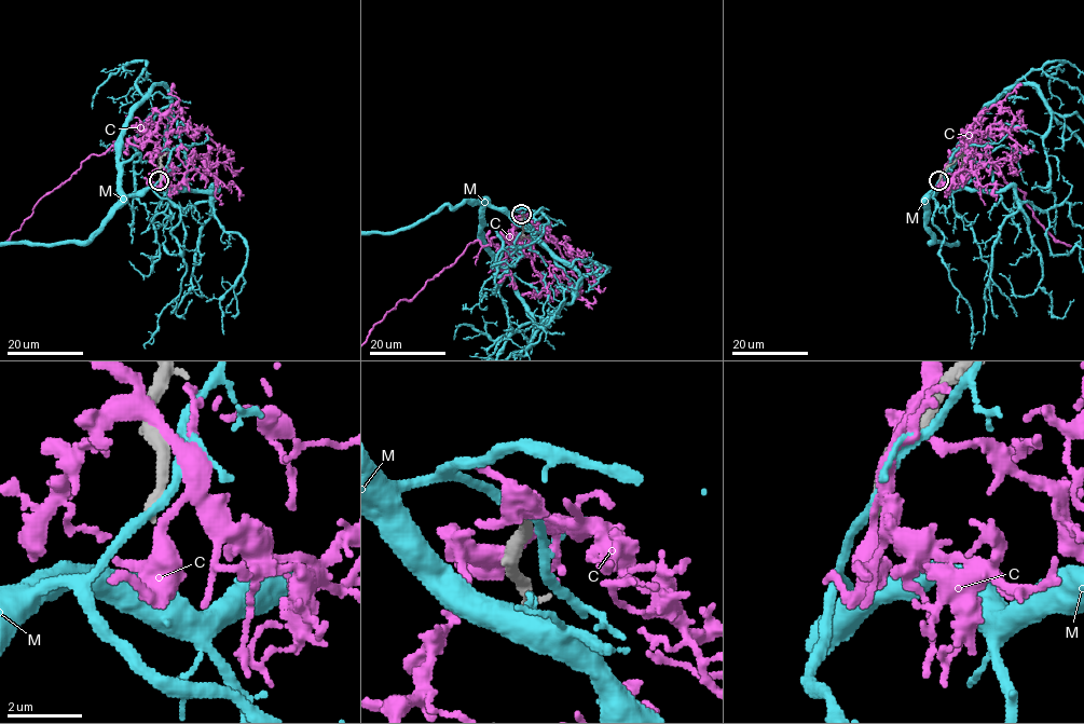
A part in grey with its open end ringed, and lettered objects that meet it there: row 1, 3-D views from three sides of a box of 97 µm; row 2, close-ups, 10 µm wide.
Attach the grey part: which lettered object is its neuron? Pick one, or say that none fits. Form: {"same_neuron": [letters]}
{"same_neuron": []}

